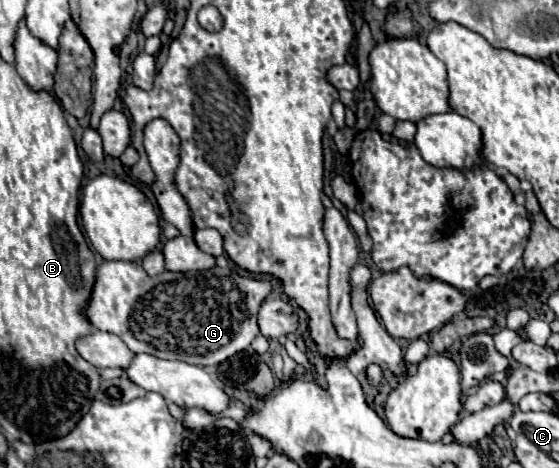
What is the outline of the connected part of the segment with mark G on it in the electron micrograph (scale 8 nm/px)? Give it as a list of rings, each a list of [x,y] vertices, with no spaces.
[[[102,261],[96,269],[96,281],[84,307],[86,319],[100,331],[118,335],[132,353],[148,353],[160,359],[178,359],[192,365],[218,365],[224,359],[250,347],[260,335],[258,311],[262,301],[272,295],[272,283],[266,279],[242,277],[232,269],[212,267],[208,271],[172,273],[164,271],[150,277],[140,263]]]

